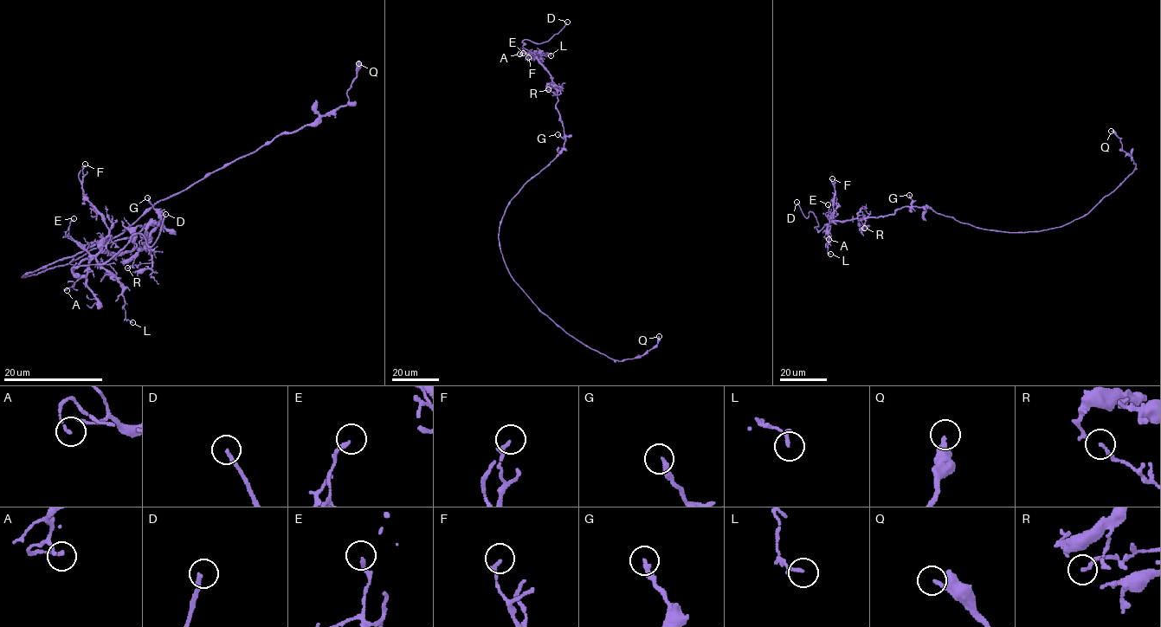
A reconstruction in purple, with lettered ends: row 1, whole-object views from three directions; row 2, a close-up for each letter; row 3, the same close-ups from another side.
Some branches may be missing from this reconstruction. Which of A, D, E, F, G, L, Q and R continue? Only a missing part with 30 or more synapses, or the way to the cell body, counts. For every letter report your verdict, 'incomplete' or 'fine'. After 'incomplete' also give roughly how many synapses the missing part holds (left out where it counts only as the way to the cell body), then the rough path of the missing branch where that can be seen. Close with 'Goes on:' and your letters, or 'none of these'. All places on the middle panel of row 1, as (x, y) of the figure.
A: fine
D: incomplete
E: fine
F: fine
G: fine
L: fine
Q: fine
R: fine
Goes on: D

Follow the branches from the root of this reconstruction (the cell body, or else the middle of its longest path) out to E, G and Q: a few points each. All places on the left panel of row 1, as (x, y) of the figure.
E: (35, 270), (162, 223), (142, 248), (89, 255), (69, 235), (74, 218)
G: (35, 270), (62, 258), (74, 257), (95, 244), (128, 238), (145, 226), (162, 223), (160, 215), (147, 197)
Q: (35, 270), (22, 276), (78, 259), (122, 233), (157, 203), (280, 134), (329, 116), (347, 102), (358, 63)

